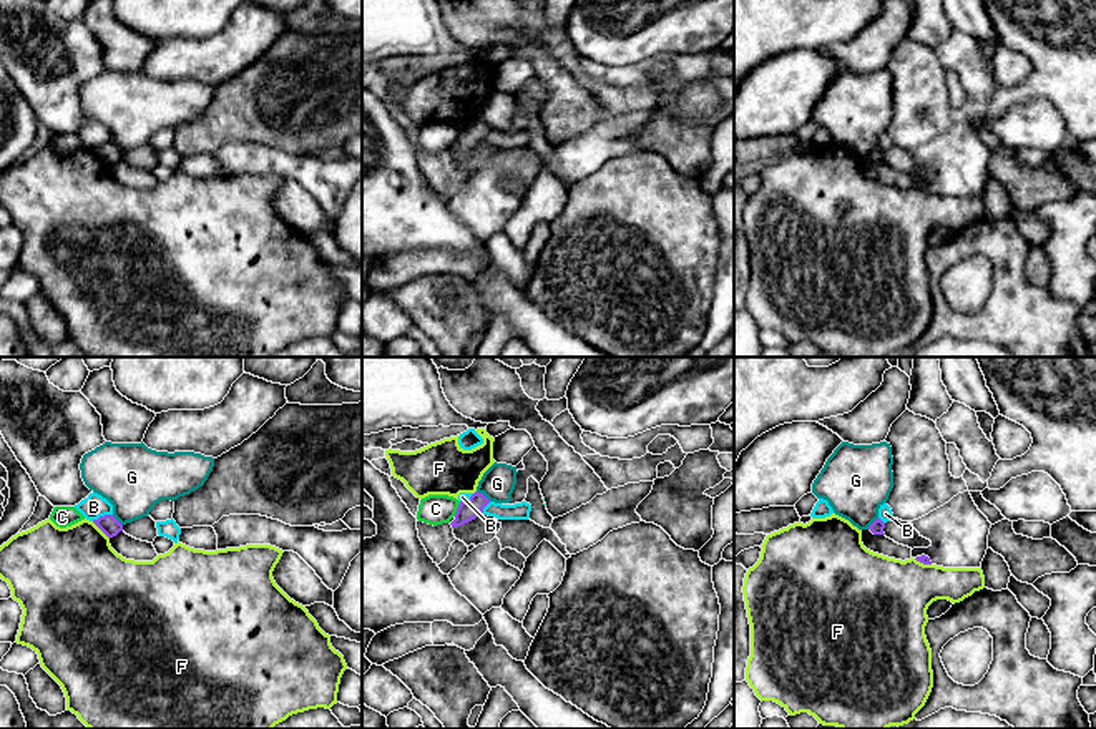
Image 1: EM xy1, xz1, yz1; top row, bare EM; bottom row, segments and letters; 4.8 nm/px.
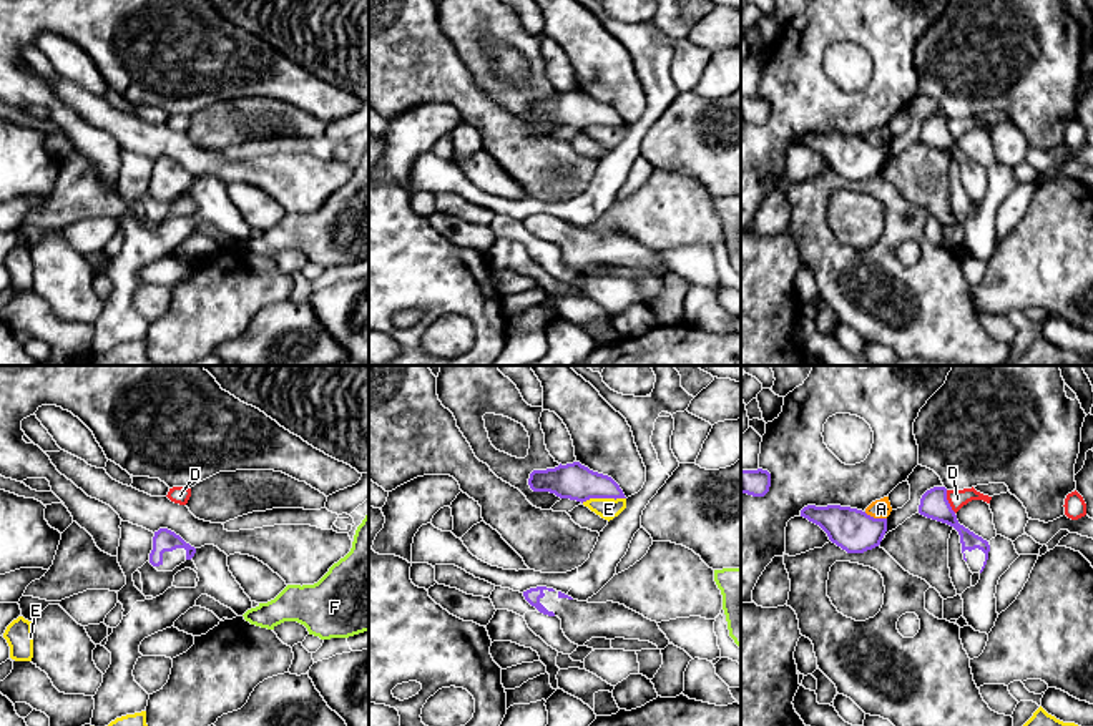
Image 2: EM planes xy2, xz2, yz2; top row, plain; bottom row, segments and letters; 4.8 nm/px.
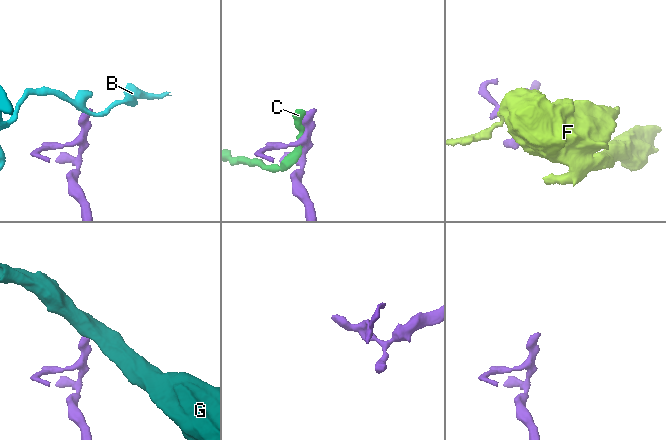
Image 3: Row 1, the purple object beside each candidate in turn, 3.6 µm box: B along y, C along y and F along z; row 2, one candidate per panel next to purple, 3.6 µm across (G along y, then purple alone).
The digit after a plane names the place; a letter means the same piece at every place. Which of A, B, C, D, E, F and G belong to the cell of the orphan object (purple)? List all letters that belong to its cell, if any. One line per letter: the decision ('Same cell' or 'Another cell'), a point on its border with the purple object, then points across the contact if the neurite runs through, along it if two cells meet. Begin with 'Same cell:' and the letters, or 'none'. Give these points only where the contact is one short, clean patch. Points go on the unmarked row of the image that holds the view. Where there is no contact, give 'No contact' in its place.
Same cell: none
A: Another cell. Touches purple at yz2 (876, 147)
B: Another cell. Touches purple at xy1 (102, 145)
C: Another cell. Touches purple at xz1 (457, 136)
D: Another cell. Touches purple at yz2 (947, 130)
E: Another cell. Touches purple at xz2 (603, 125). Boundary: xz2 (625, 125), (587, 127), (582, 130)
F: Another cell. Touches purple at xy1 (100, 156)
G: Another cell. Touches purple at xz1 (482, 122). Boundary: xz1 (477, 118), (490, 128)

